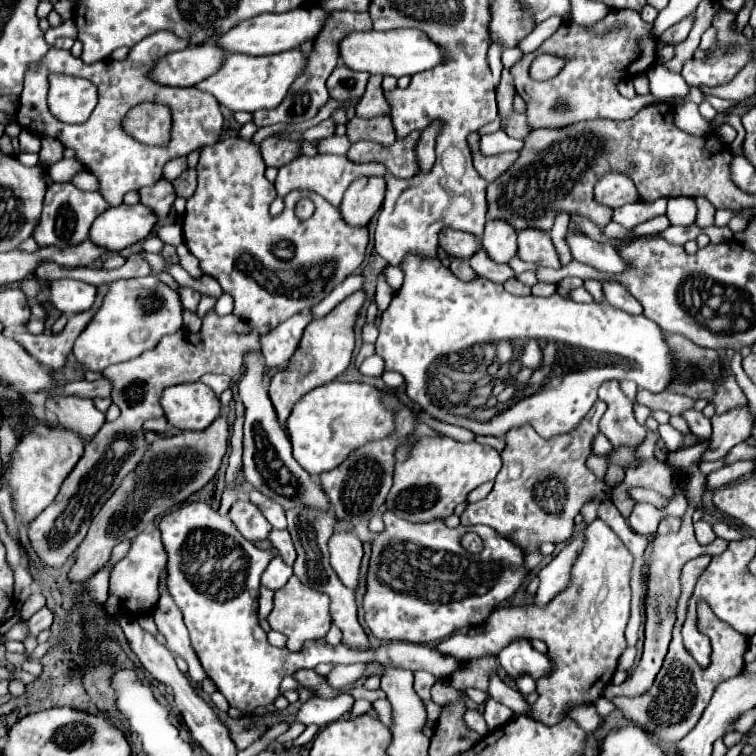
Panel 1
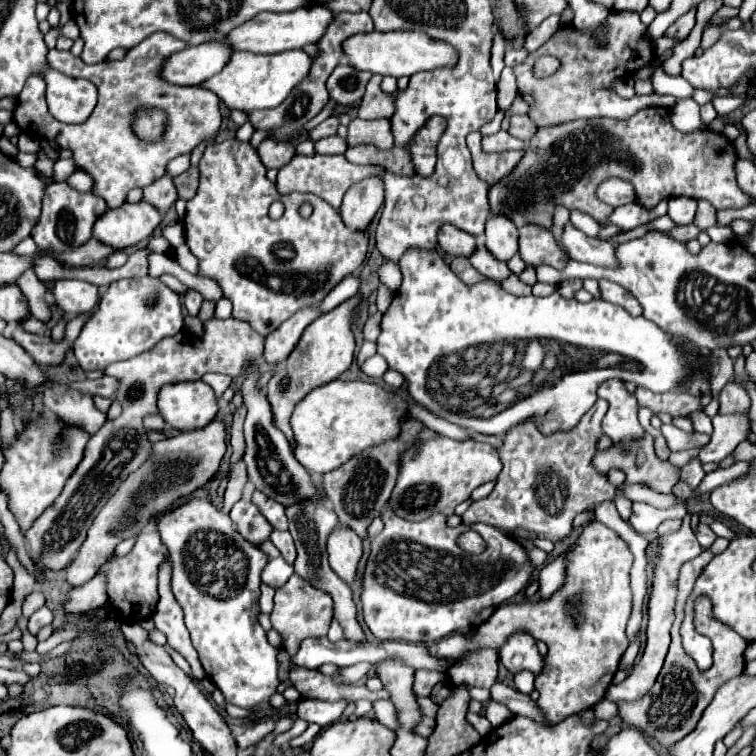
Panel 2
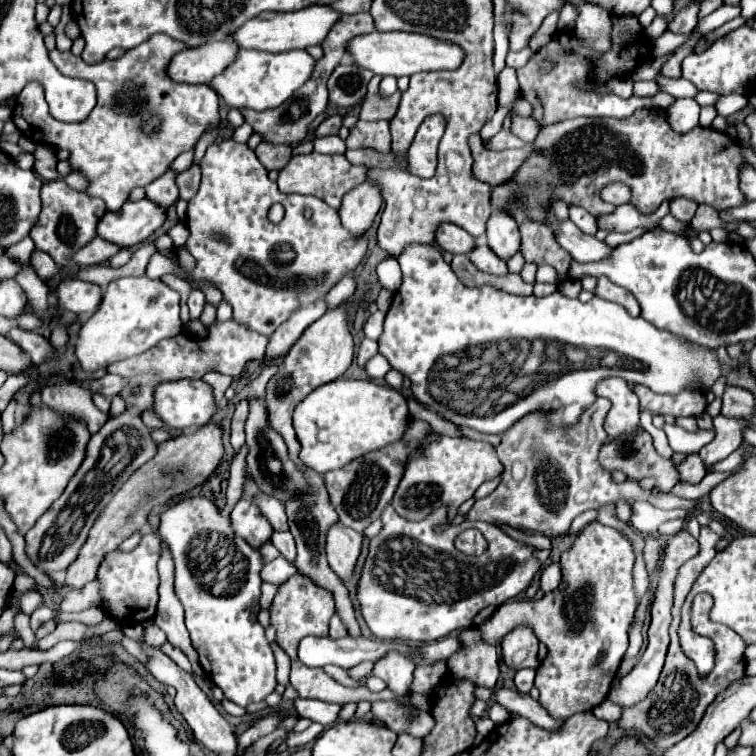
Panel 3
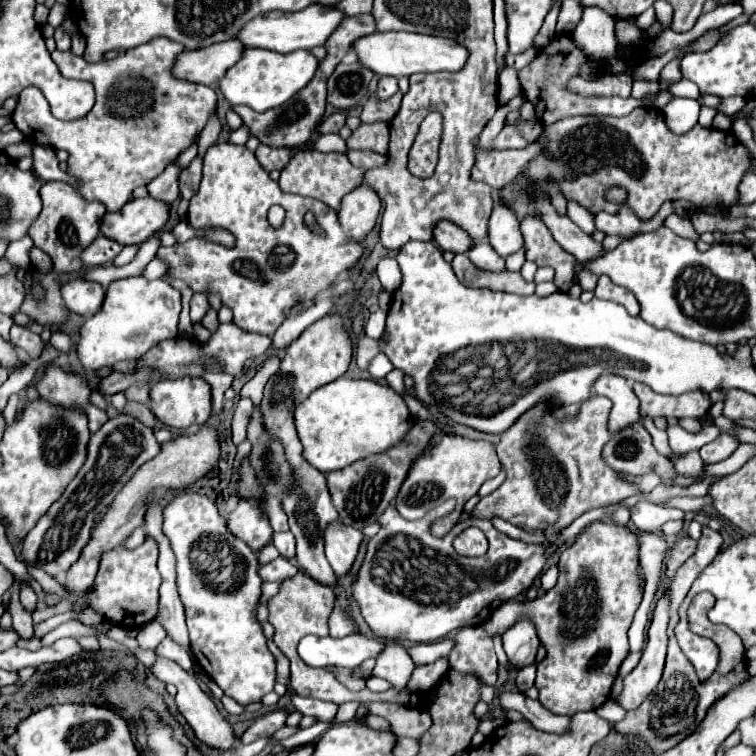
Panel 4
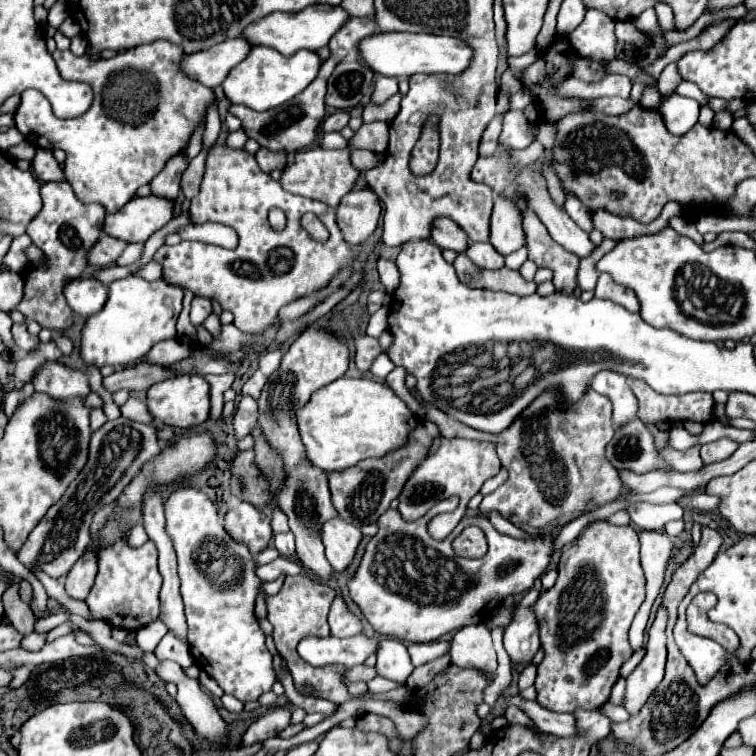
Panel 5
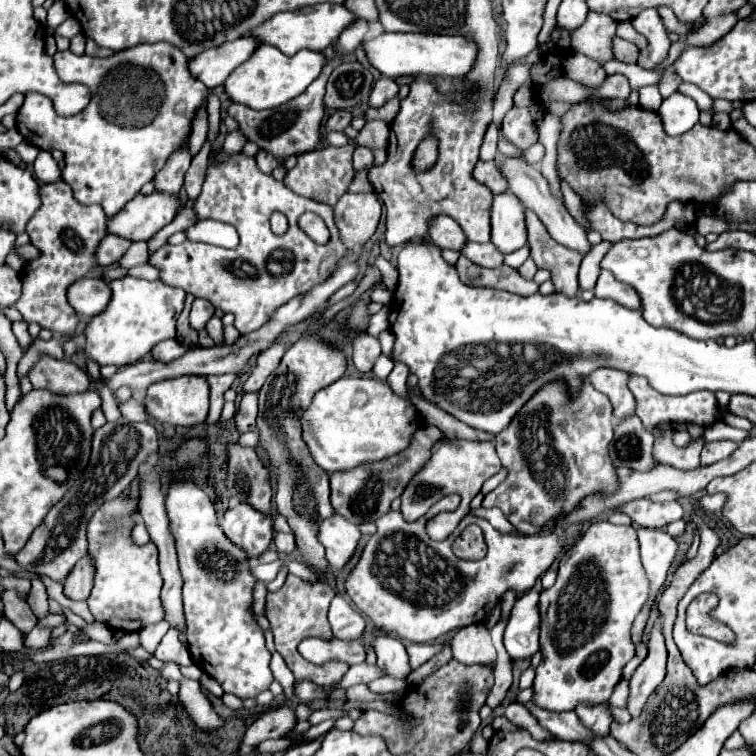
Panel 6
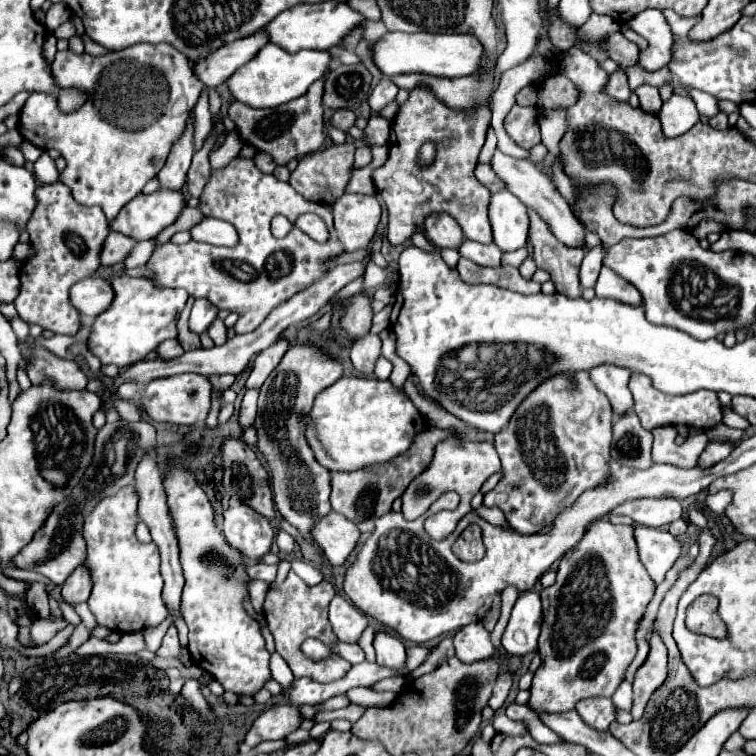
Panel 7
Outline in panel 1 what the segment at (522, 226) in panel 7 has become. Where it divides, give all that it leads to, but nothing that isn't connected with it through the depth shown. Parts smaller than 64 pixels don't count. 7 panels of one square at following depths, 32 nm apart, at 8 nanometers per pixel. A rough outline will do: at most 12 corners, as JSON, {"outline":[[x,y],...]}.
{"outline":[[488,220],[482,246],[496,264],[516,256],[516,230]]}

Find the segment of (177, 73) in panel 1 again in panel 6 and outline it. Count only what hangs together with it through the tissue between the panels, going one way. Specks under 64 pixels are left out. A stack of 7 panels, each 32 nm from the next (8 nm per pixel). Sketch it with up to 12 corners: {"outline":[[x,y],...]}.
{"outline":[[250,36],[188,58],[188,72],[212,90],[256,46]]}

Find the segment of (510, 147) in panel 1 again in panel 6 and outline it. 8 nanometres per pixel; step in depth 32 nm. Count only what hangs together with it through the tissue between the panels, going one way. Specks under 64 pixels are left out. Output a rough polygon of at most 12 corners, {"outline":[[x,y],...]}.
{"outline":[[512,108],[502,134],[520,150],[534,144],[538,130],[528,108]]}

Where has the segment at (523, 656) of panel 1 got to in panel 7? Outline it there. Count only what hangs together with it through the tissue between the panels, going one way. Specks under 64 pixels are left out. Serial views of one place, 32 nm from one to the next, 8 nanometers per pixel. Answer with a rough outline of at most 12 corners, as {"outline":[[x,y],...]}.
{"outline":[[520,594],[502,646],[510,656],[538,650],[540,594]]}

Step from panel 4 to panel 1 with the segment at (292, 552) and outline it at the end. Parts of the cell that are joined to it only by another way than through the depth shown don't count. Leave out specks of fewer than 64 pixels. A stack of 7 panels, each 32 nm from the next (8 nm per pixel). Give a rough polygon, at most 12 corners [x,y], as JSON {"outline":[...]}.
{"outline":[[272,530],[268,538],[288,566],[296,550],[288,530]]}

